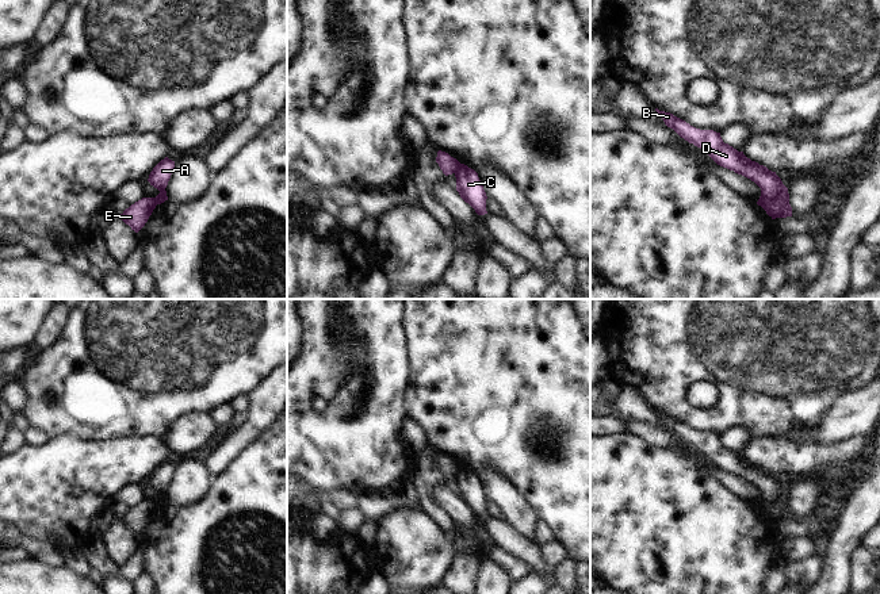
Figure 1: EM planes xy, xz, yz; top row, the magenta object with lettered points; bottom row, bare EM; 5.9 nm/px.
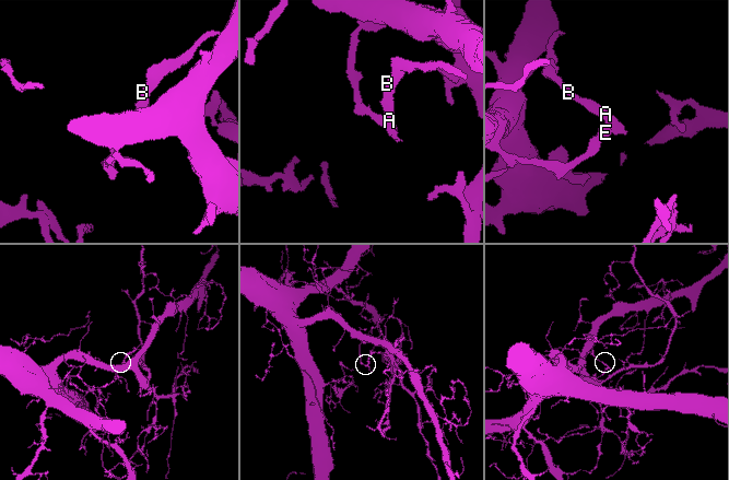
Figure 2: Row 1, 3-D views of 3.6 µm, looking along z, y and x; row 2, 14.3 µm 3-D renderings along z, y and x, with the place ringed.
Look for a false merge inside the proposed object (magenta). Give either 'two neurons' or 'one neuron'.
two neurons

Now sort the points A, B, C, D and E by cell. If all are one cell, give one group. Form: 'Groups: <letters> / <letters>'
Groups: A B C D / E

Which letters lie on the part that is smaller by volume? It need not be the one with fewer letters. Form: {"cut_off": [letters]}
{"cut_off": ["A", "B", "C", "D"]}

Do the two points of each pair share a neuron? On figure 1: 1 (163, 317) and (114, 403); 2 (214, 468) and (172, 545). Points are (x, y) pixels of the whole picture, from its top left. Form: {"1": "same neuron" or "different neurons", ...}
{"1": "same neuron", "2": "different neurons"}

